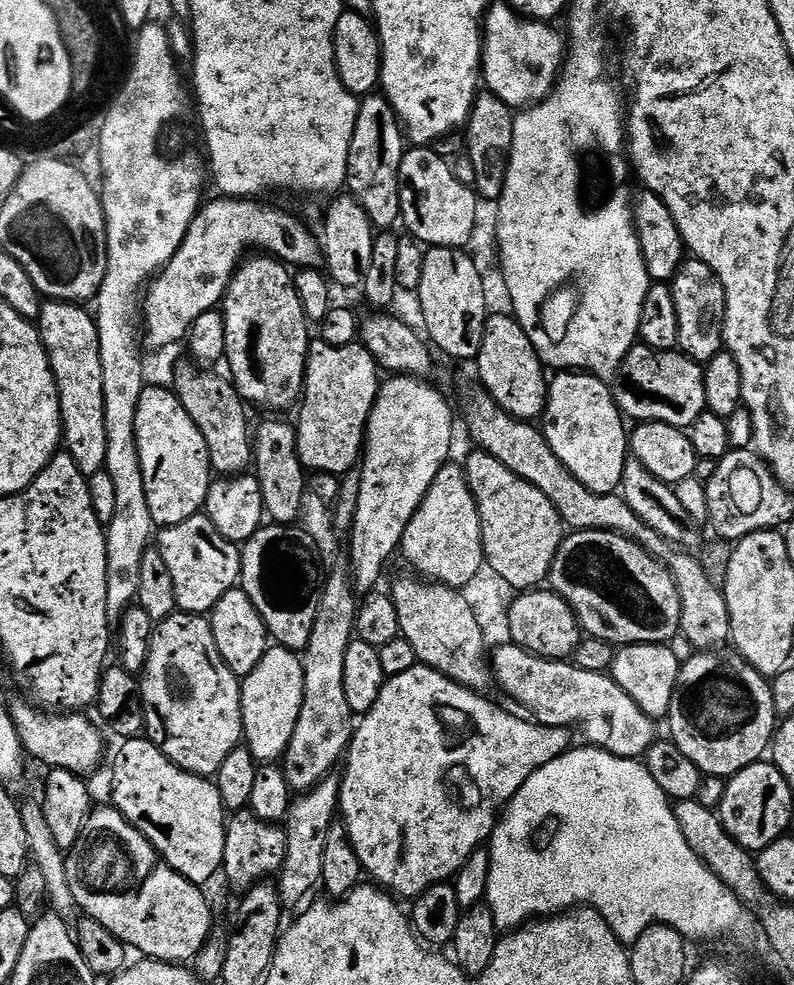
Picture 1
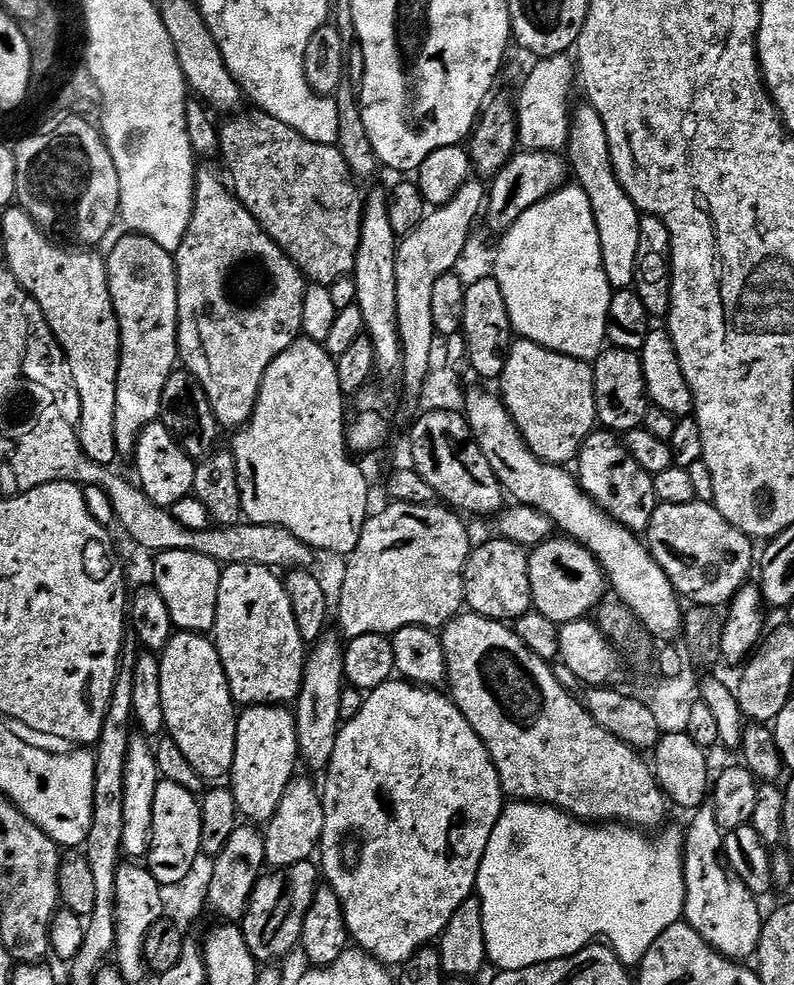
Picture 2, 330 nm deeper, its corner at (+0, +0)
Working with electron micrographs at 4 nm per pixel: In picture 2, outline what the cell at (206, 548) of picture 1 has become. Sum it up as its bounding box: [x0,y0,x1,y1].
[152,551,221,633]

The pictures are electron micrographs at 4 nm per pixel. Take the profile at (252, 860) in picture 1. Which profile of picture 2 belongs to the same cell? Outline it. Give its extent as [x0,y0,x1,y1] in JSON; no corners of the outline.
[238,863,318,965]

